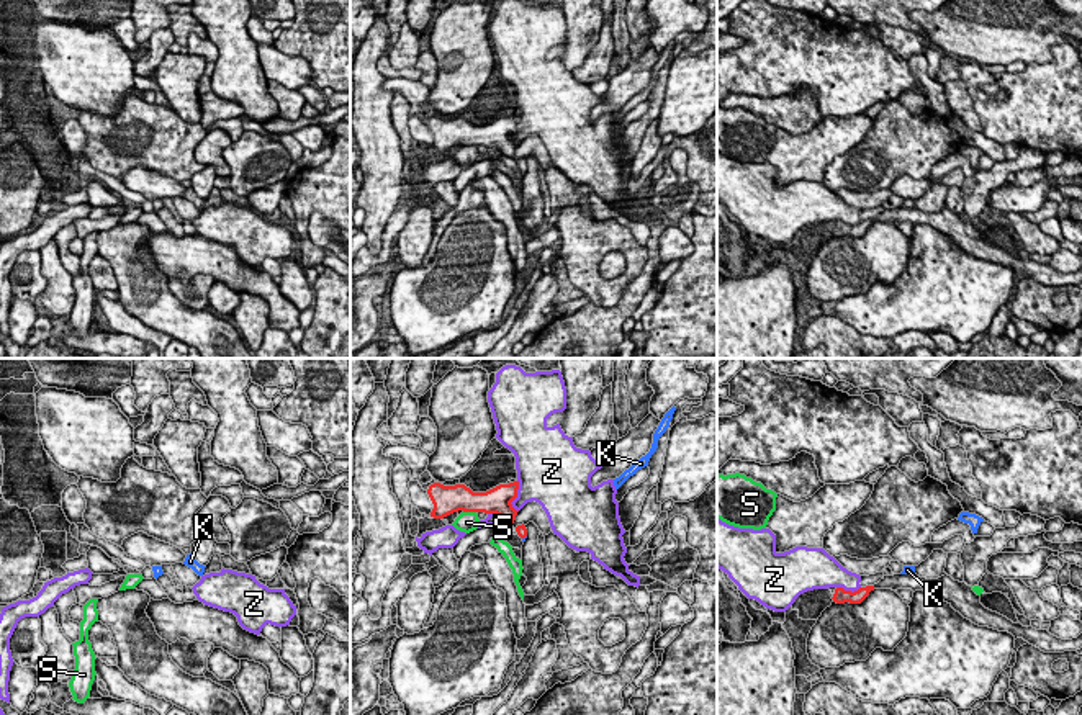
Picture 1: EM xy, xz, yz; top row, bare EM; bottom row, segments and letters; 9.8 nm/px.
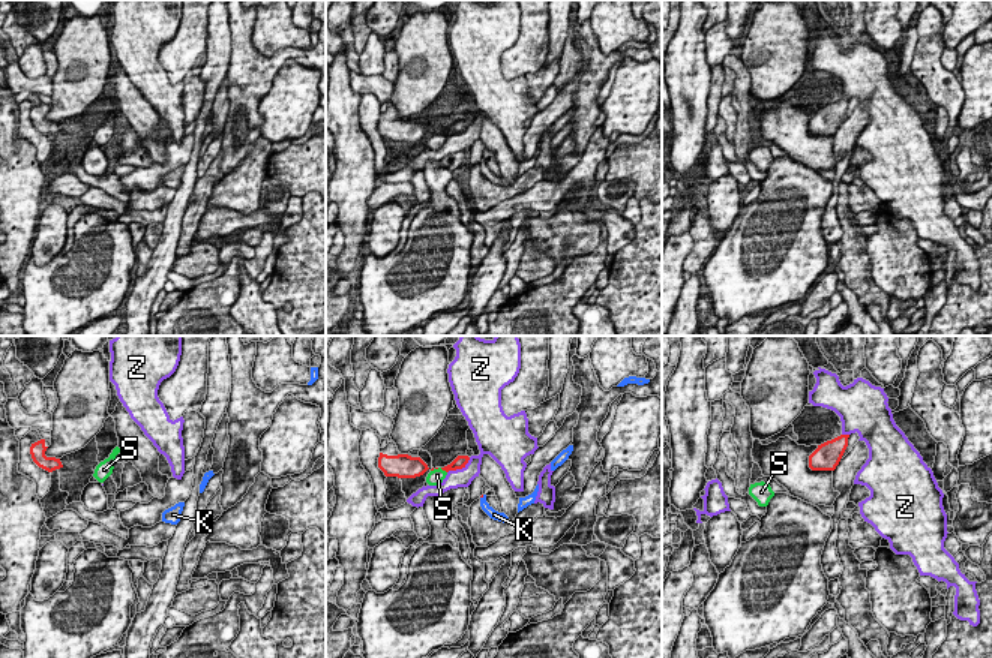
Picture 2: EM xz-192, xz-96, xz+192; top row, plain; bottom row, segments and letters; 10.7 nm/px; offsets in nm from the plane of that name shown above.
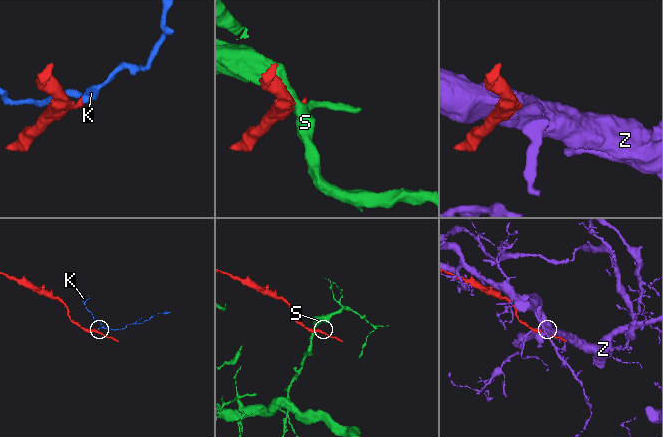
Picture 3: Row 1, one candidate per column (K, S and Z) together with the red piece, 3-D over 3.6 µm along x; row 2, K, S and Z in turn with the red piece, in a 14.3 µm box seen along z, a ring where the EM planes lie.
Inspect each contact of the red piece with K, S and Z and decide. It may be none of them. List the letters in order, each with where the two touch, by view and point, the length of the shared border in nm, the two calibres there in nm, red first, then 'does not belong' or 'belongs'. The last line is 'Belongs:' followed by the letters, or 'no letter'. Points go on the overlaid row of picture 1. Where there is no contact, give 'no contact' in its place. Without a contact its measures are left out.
K: xz (524, 537) | 60 nm | 100/30 nm | belongs
S: xz (470, 511) | 130 nm | 280/200 nm | does not belong
Z: xz (516, 496) | 320 nm | 260/360 nm | does not belong
Belongs: K

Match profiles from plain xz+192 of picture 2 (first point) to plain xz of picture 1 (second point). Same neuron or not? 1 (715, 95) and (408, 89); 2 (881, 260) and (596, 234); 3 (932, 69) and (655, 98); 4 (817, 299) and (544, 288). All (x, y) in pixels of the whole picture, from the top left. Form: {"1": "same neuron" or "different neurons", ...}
{"1": "different neurons", "2": "same neuron", "3": "different neurons", "4": "different neurons"}

